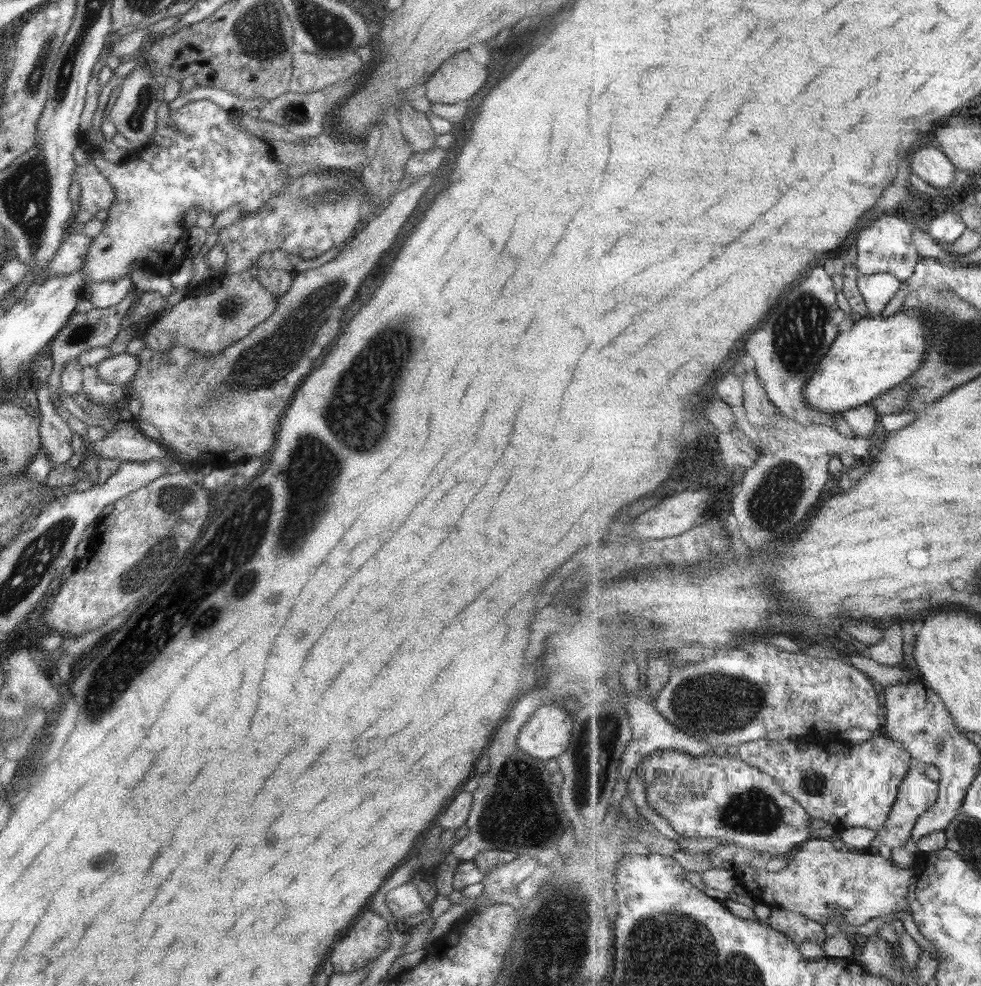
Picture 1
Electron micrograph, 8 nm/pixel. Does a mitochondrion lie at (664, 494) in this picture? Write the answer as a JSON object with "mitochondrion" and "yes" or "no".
{"mitochondrion":"no"}

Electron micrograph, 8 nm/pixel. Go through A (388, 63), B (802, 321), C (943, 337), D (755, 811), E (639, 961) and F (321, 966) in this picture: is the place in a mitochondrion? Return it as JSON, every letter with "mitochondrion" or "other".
{"A":"other","B":"mitochondrion","C":"mitochondrion","D":"mitochondrion","E":"mitochondrion","F":"other"}

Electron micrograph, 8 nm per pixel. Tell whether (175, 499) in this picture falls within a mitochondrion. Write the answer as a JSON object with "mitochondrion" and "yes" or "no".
{"mitochondrion":"yes"}

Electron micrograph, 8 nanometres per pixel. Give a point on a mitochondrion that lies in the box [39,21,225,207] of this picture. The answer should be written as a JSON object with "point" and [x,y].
{"point":[61,84]}

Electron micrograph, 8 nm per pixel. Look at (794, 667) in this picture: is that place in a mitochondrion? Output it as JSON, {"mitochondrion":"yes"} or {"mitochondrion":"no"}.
{"mitochondrion":"no"}

